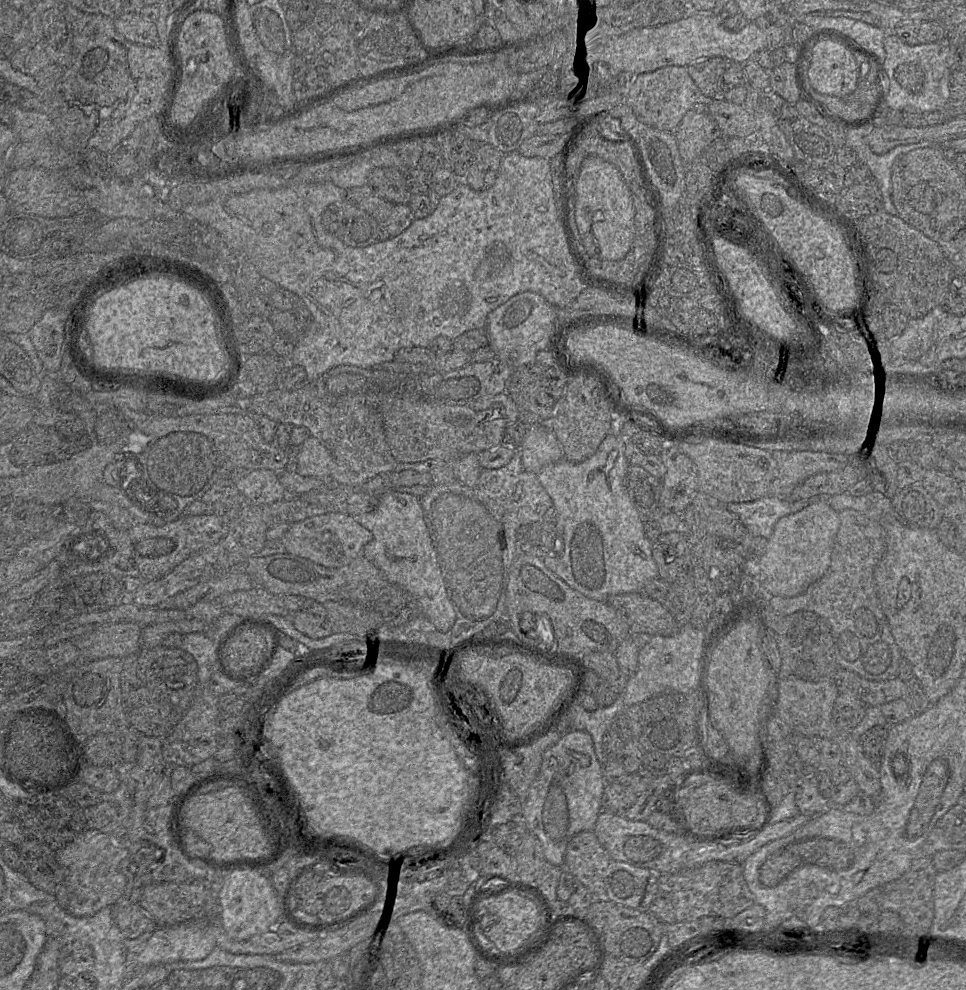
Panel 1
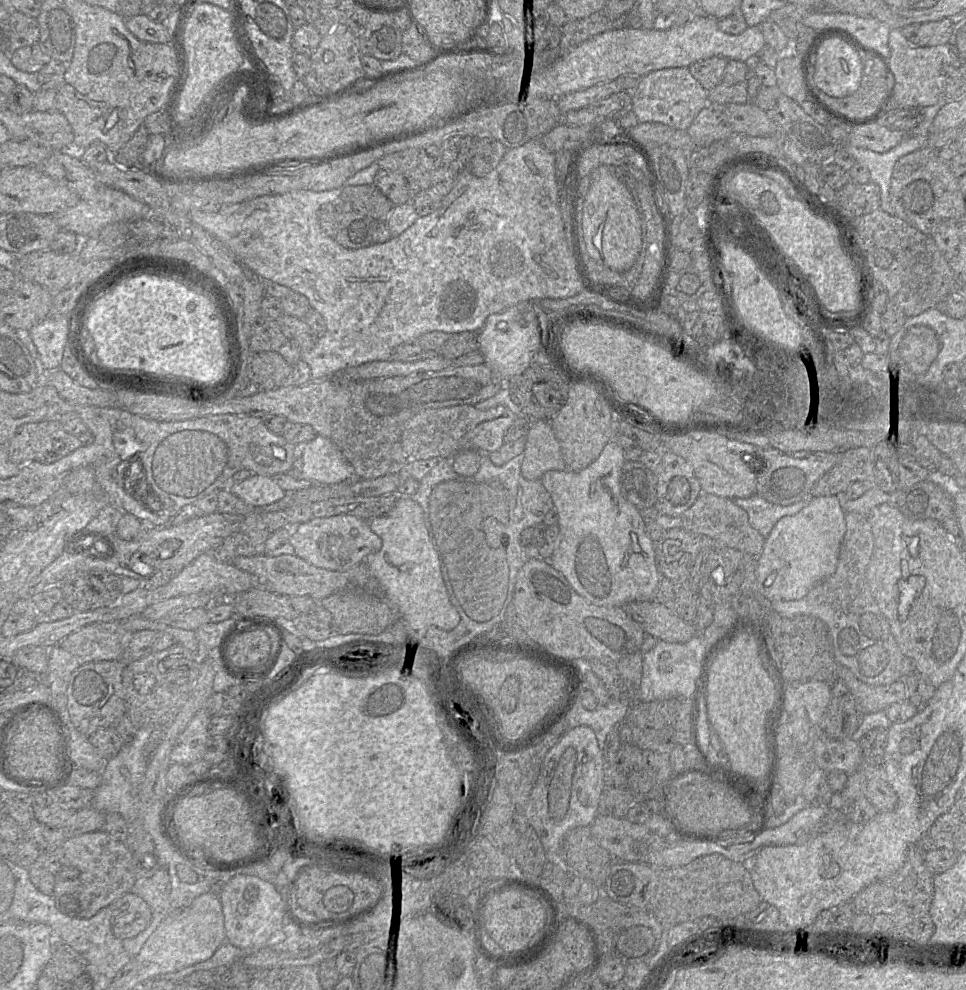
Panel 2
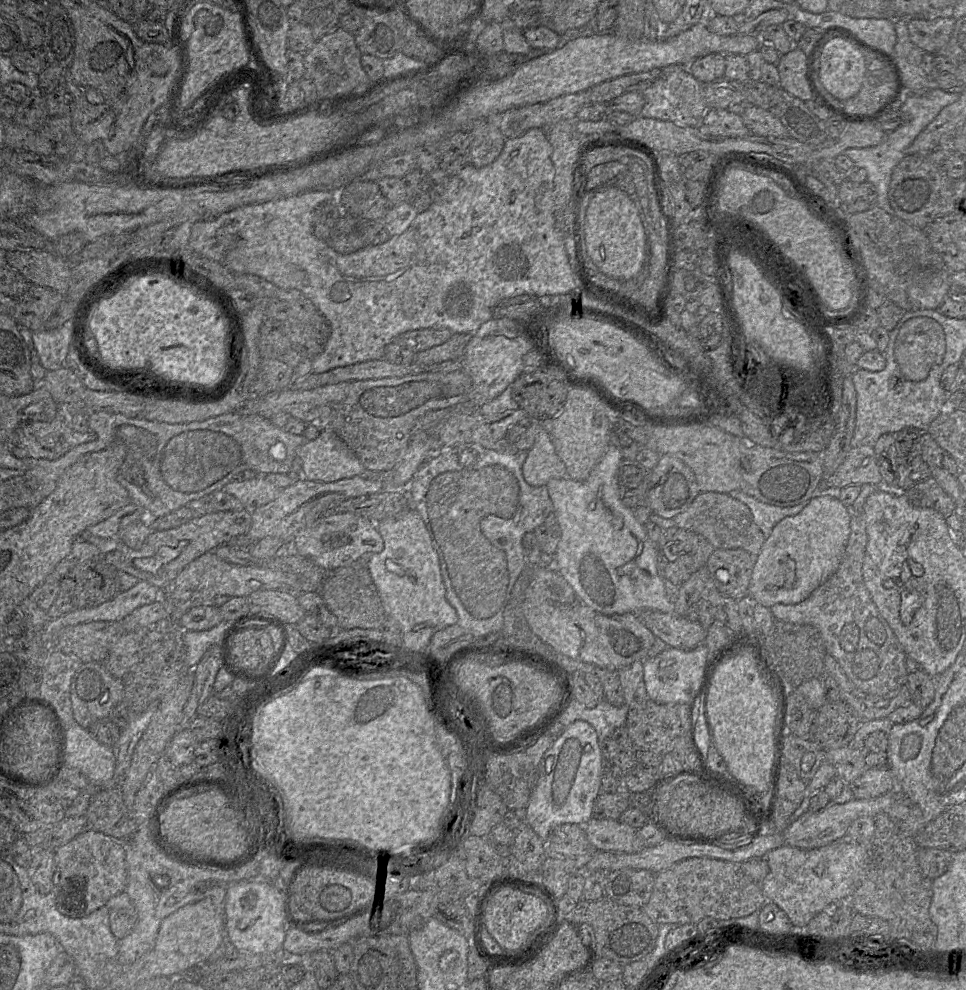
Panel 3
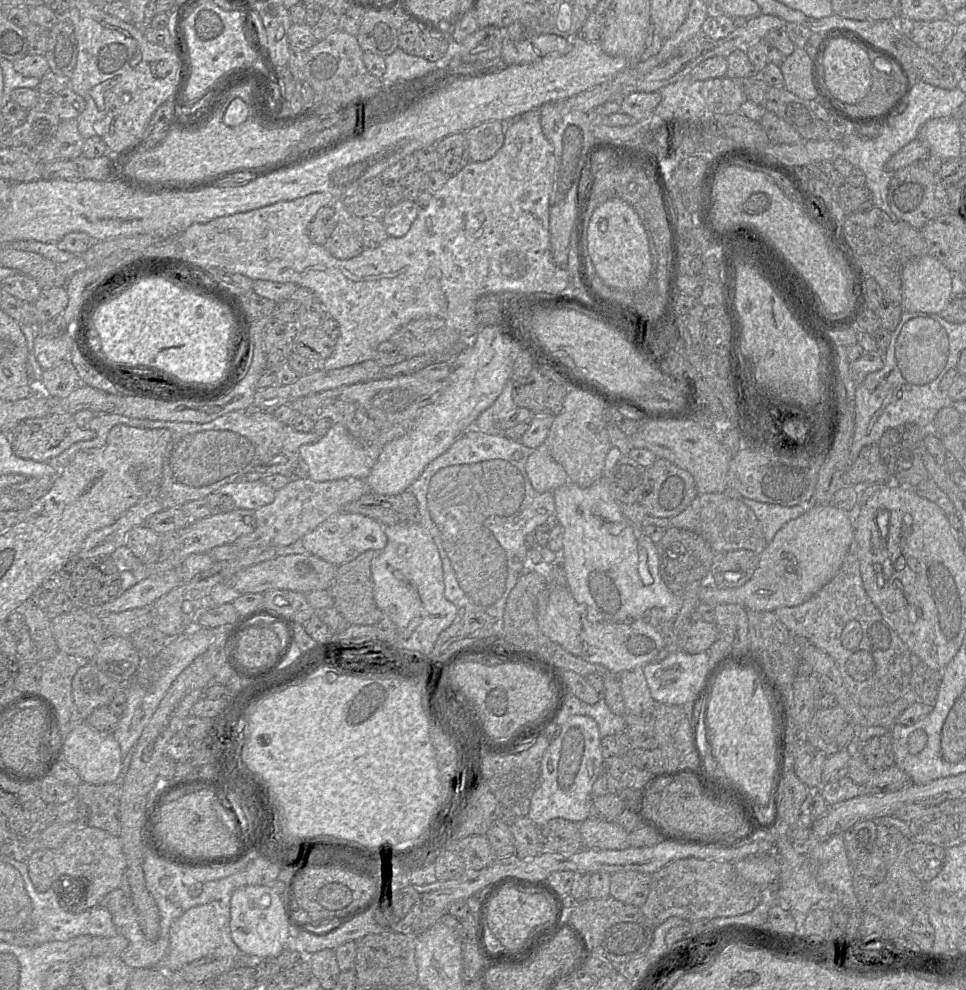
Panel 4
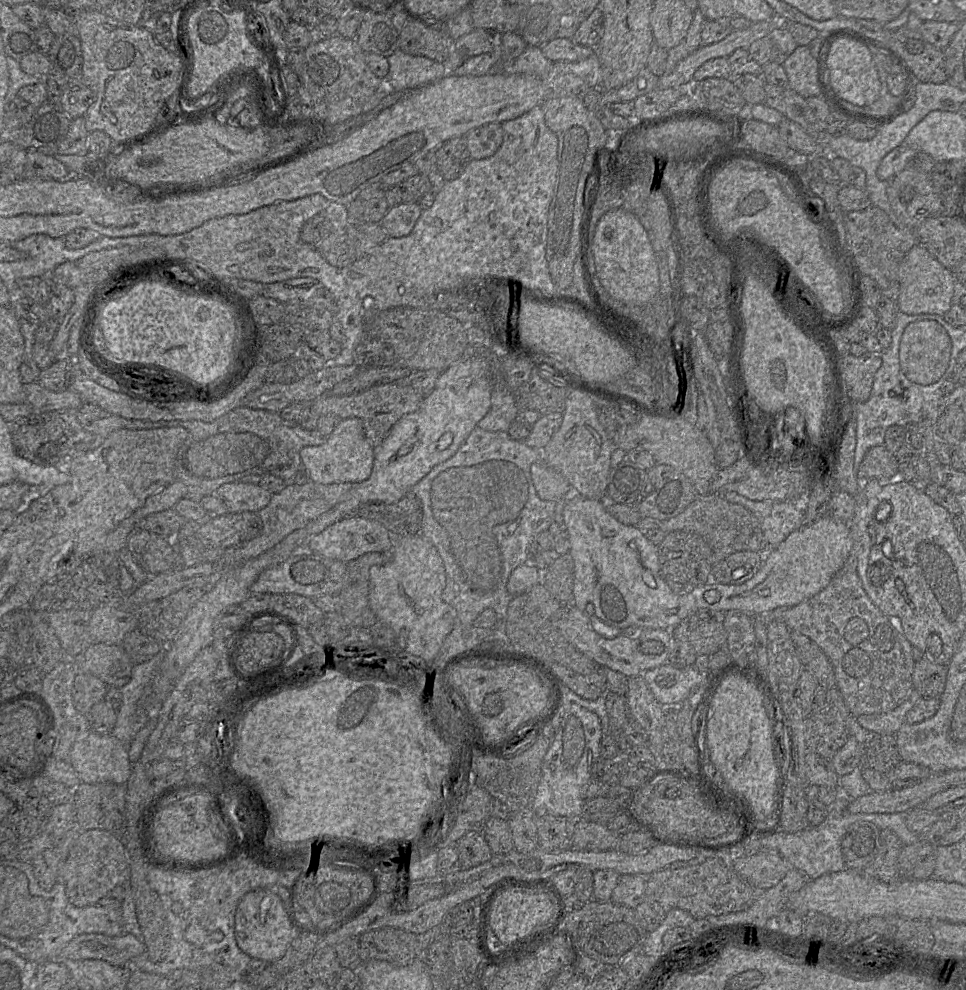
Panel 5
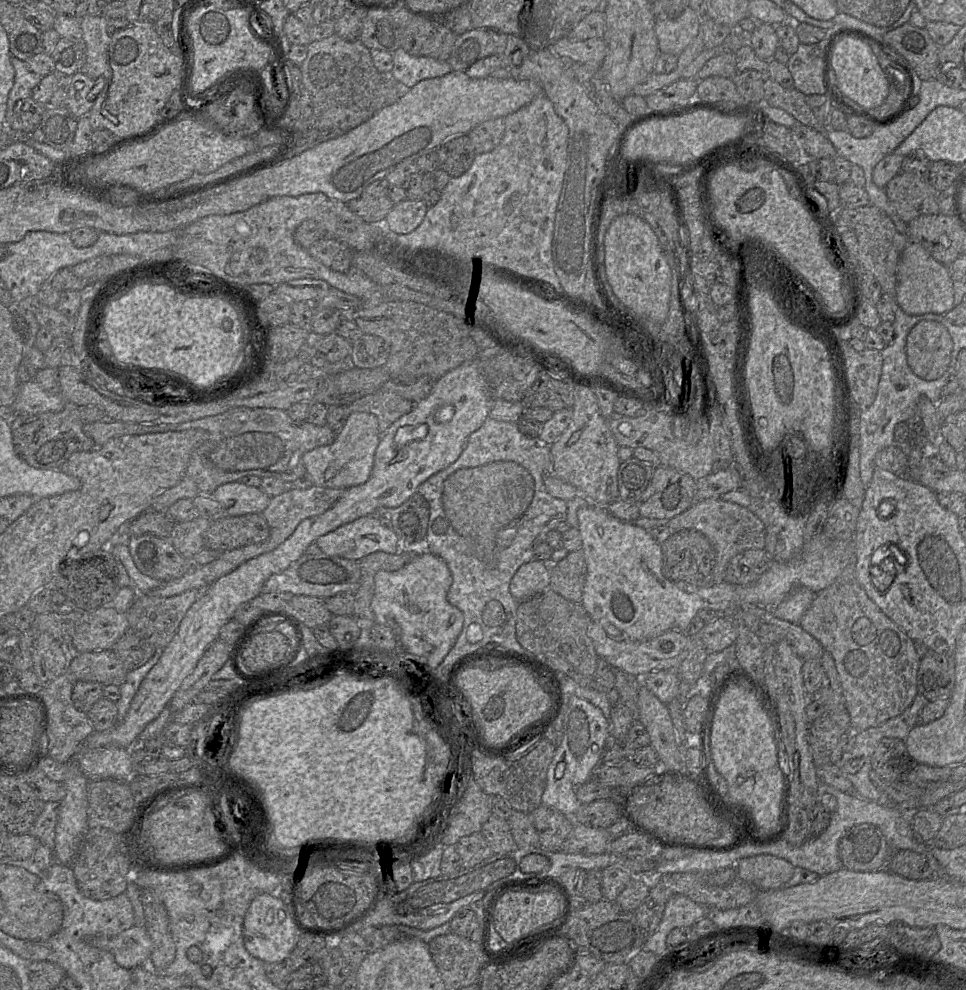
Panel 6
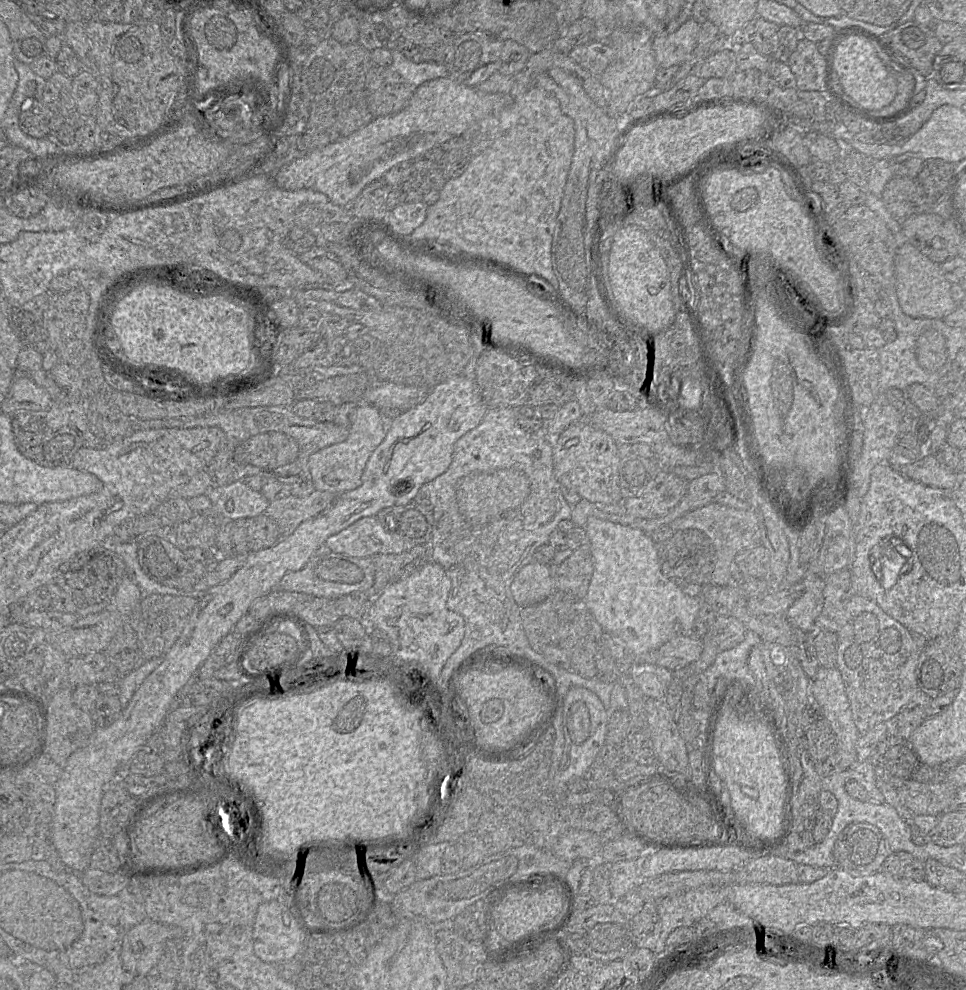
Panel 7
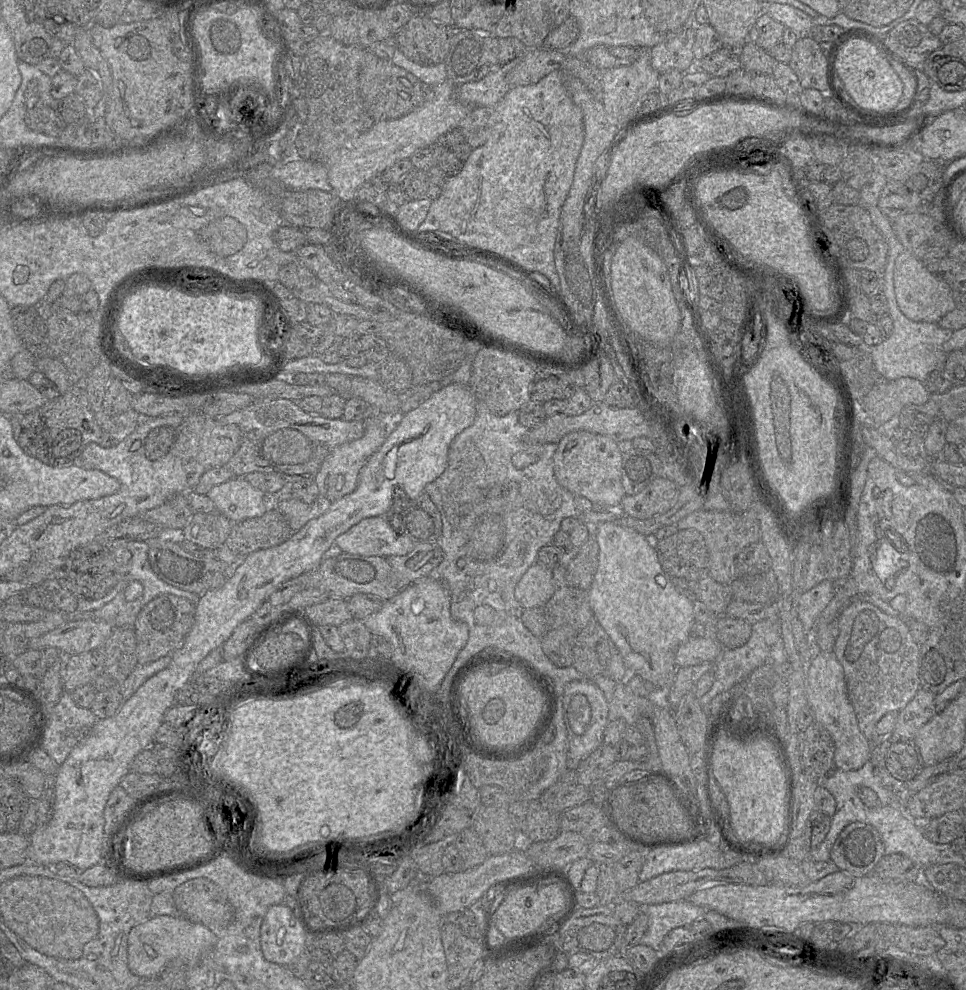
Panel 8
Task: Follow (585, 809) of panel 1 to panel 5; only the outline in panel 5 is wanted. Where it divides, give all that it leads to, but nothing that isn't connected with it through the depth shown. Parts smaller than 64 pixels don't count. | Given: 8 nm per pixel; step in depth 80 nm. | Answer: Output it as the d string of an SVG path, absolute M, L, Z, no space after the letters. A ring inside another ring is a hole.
M578 704L563 706L563 718L542 762L541 780L531 813L576 820L582 816L586 787L595 776L595 764L600 760L602 727L599 717L586 708Z

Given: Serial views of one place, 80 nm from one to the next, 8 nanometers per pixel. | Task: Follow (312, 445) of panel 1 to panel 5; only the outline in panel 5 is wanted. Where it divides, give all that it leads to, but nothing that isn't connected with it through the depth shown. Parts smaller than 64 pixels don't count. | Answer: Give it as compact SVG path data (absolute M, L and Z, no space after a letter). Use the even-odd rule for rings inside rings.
M350 417L343 419L323 444L302 448L300 458L310 481L320 484L360 483L371 475L374 450L365 437L362 421Z

